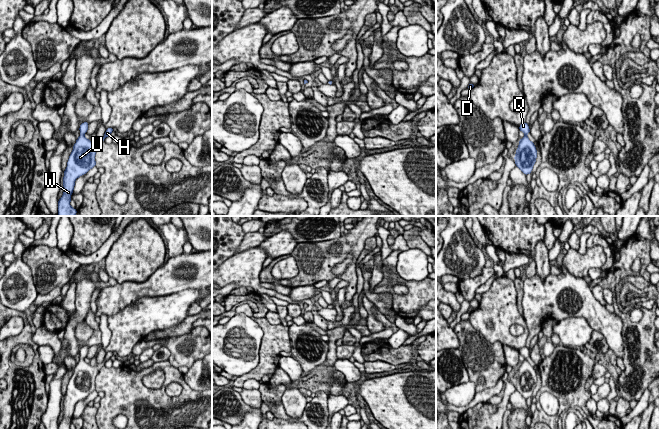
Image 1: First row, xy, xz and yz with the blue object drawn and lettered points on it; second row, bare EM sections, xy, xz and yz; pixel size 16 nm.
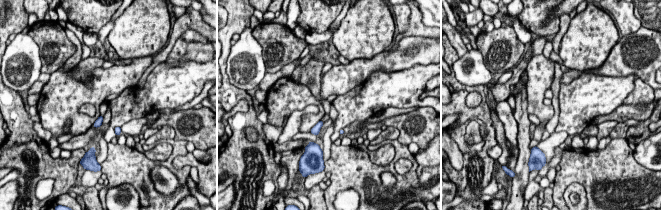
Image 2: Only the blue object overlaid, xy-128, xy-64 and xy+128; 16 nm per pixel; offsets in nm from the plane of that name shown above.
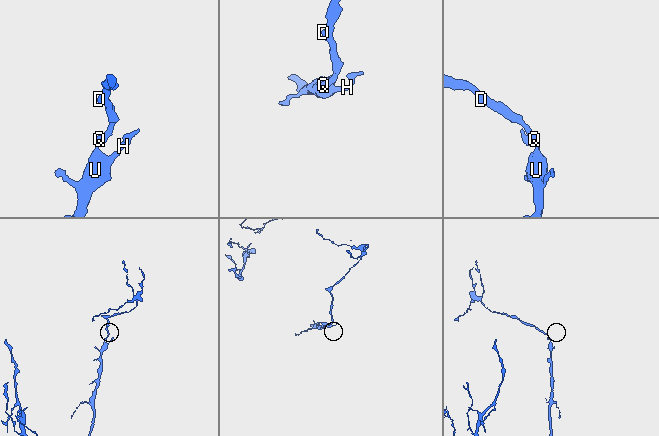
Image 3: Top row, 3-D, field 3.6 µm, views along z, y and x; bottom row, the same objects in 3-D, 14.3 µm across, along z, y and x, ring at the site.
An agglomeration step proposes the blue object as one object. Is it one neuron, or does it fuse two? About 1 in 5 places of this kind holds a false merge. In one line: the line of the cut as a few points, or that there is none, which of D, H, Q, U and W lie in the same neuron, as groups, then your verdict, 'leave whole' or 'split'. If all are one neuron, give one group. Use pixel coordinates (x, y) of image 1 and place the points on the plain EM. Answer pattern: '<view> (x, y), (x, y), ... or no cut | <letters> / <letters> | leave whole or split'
no cut | D H Q U W | leave whole

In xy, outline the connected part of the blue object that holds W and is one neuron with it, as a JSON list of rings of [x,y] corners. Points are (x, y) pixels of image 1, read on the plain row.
[[[83,346],[80,351],[80,360],[77,362],[76,367],[73,370],[67,391],[63,395],[63,414],[64,417],[59,422],[58,429],[70,429],[71,419],[74,414],[75,405],[80,400],[86,398],[90,393],[95,391],[95,379],[100,369],[104,366],[114,352],[107,352],[104,361],[96,366],[91,366],[84,358],[87,357],[89,346]]]

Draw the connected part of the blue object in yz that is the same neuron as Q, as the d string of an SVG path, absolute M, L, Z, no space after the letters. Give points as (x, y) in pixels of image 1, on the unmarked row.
M525 346L519 350L525 360L519 364L519 369L514 380L516 391L518 391L525 399L532 396L533 390L537 382L537 373L532 365L529 364L527 358L530 357L529 349Z

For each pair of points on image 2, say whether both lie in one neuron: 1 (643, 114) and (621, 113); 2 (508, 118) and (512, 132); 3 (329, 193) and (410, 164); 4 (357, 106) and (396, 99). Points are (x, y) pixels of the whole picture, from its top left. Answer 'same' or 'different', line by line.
1: same
2: same
3: same
4: same

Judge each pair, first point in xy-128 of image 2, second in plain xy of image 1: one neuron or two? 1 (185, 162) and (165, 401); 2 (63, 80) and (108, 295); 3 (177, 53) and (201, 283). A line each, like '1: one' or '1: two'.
1: one
2: one
3: two

